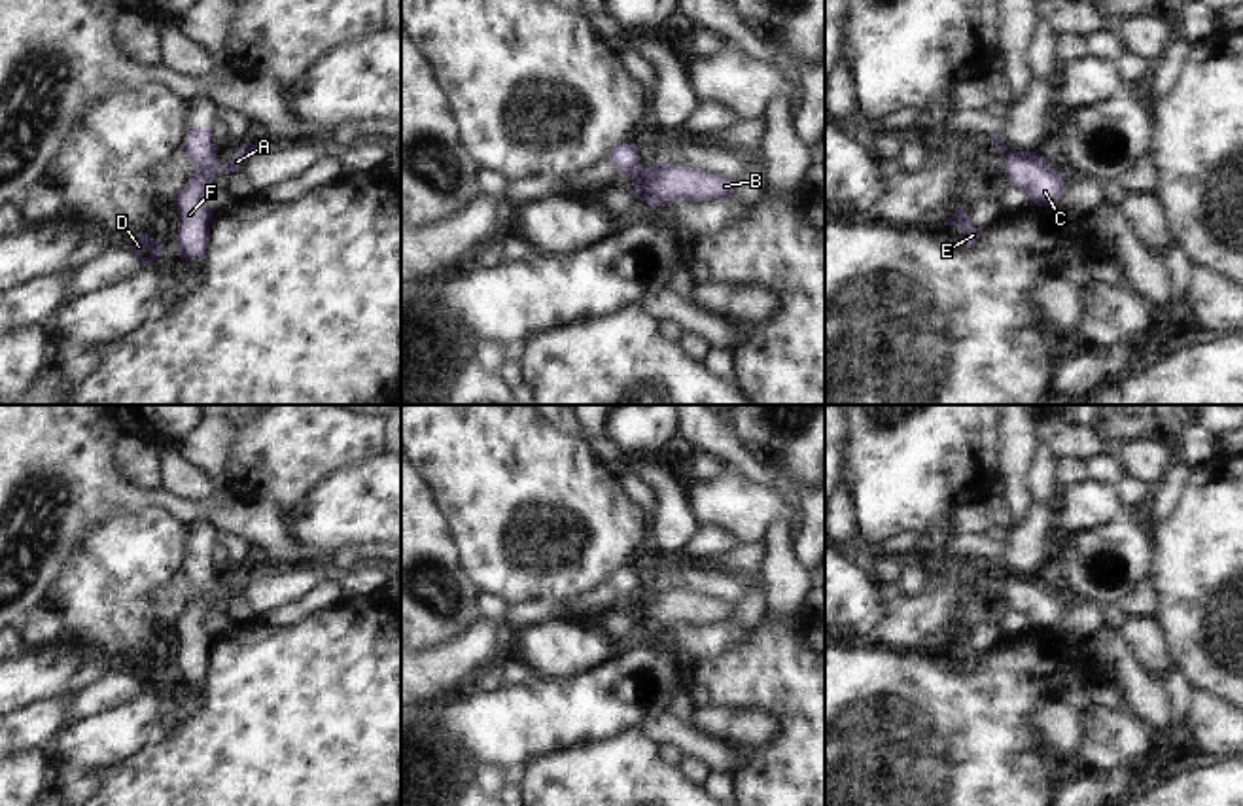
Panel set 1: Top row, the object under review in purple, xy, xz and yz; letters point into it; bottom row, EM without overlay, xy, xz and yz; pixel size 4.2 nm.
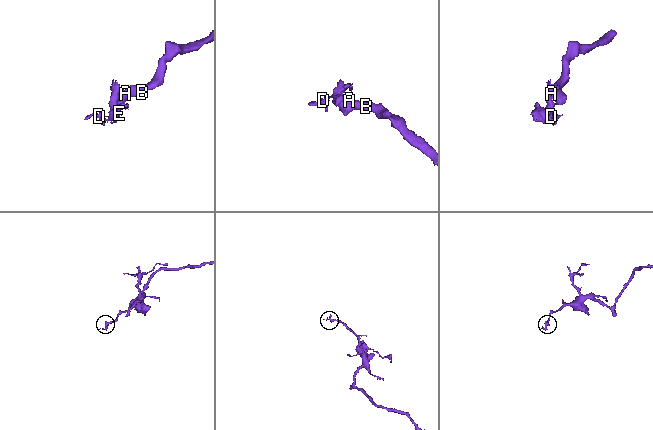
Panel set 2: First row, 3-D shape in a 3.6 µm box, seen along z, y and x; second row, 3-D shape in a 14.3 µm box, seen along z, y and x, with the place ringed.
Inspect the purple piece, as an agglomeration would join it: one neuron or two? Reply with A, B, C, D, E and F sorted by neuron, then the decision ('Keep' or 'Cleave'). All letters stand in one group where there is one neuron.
Groups: A B C / D E F. Cleave.

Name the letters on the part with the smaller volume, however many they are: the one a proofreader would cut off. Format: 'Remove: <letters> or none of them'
Remove: D, E, F

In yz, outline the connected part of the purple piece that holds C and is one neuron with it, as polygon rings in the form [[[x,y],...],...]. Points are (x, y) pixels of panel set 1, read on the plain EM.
[[[1016,575],[1007,579],[1007,600],[1022,613],[1029,630],[1052,630],[1063,621],[1065,596],[1052,594],[1039,575]]]

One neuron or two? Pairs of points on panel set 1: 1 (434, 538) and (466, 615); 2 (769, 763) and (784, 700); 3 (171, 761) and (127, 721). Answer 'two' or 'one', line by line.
1: one
2: one
3: two

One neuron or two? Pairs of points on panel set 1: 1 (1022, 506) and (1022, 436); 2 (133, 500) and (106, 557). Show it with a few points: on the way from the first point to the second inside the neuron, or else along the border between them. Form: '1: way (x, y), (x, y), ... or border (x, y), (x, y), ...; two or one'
1: way (1016, 489), (1016, 453); one
2: border (171, 513), (140, 508), (97, 521), (86, 530); two

